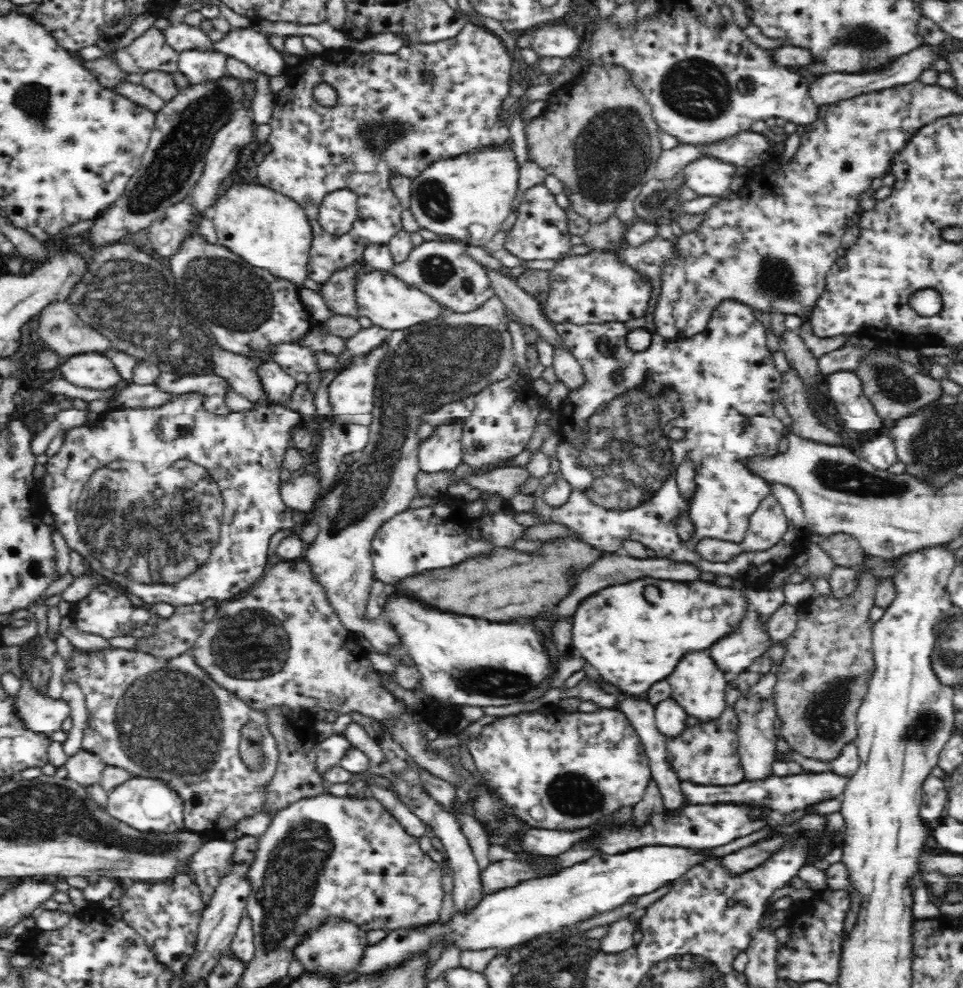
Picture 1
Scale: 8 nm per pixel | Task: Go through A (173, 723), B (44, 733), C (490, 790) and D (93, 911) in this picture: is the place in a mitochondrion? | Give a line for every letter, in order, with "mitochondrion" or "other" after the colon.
A: mitochondrion
B: other
C: other
D: other

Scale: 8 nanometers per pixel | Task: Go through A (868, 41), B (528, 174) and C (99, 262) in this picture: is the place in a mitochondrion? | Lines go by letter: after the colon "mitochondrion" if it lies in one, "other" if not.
A: mitochondrion
B: other
C: mitochondrion

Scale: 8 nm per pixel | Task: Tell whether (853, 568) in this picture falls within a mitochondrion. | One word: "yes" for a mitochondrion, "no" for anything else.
no

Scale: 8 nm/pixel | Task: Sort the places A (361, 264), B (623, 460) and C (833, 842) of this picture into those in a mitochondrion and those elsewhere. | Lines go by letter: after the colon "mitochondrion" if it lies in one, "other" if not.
A: other
B: mitochondrion
C: other

